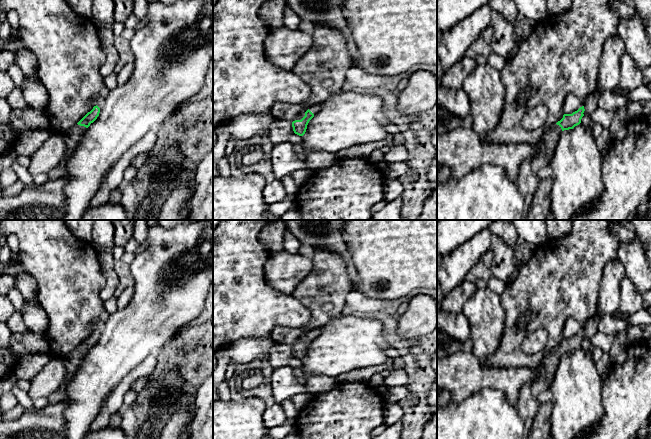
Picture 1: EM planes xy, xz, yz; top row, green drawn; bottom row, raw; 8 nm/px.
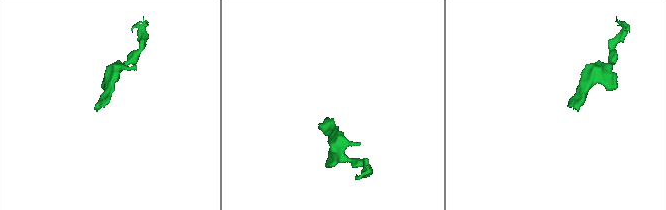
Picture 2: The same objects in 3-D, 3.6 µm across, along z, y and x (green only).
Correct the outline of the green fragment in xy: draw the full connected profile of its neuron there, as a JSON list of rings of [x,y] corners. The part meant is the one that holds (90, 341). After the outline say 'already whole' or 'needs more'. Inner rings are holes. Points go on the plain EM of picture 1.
[[[96,329],[88,336],[76,349],[71,351],[62,360],[66,368],[66,372],[73,376],[78,369],[83,357],[87,354],[99,340],[100,332]]]; needs more

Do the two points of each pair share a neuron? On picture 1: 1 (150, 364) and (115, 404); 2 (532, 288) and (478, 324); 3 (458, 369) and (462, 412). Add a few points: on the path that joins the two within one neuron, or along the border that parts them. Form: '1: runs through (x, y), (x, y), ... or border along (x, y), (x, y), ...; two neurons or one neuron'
1: runs through (139, 371), (118, 393); one neuron
2: border along (499, 295), (505, 311), (505, 327), (502, 331); two neurons
3: border along (481, 389), (458, 403), (450, 403); two neurons

